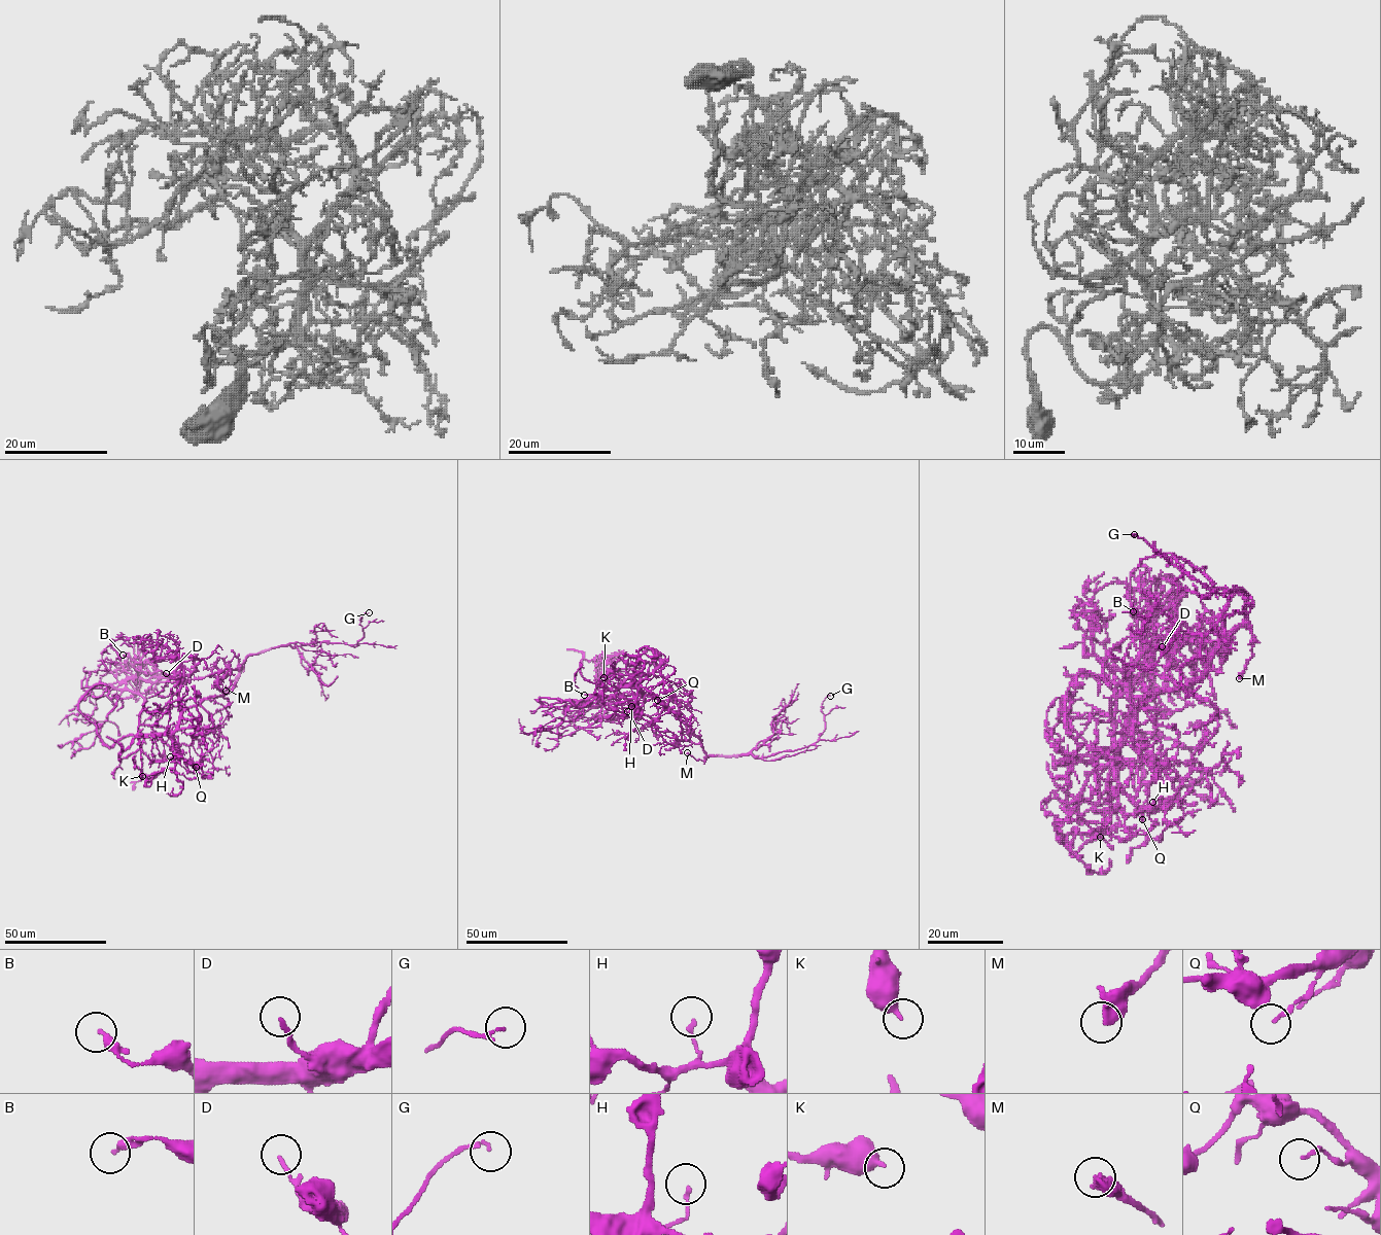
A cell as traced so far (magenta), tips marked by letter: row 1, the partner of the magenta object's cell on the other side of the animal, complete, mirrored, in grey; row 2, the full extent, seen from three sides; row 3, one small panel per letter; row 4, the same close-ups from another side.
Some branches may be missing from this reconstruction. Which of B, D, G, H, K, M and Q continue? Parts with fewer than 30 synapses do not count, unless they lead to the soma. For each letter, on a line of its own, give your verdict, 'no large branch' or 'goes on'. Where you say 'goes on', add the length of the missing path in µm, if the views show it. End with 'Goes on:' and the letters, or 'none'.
B: no large branch
D: no large branch
G: no large branch
H: no large branch
K: no large branch
M: no large branch
Q: no large branch
Goes on: none

